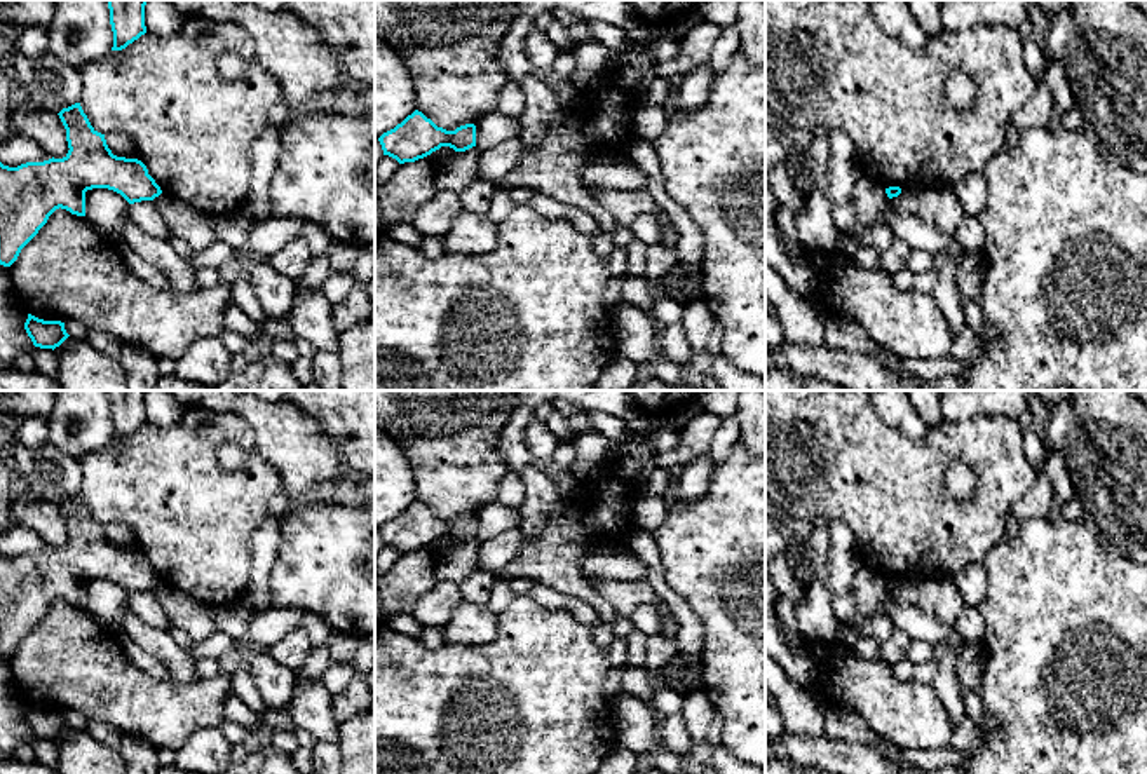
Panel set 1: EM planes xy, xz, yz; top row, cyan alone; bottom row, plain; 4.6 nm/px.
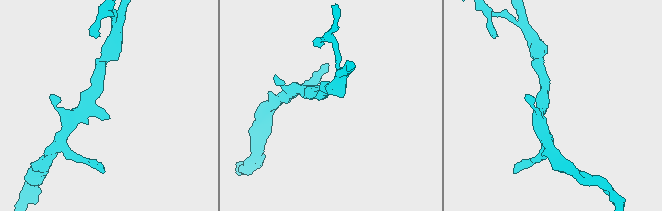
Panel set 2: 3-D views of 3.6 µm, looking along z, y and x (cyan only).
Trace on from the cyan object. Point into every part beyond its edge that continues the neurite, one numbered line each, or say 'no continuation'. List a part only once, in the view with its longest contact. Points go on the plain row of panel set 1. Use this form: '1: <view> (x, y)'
no continuation

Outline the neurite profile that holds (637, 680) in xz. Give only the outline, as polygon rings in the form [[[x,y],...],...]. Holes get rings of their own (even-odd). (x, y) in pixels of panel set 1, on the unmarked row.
[[[645,666],[622,668],[622,692],[654,706],[655,678]]]

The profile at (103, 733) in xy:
[[[87,722],[85,727],[87,734],[91,734],[96,741],[101,744],[119,750],[122,743],[122,734],[112,727],[110,723],[105,722]]]

